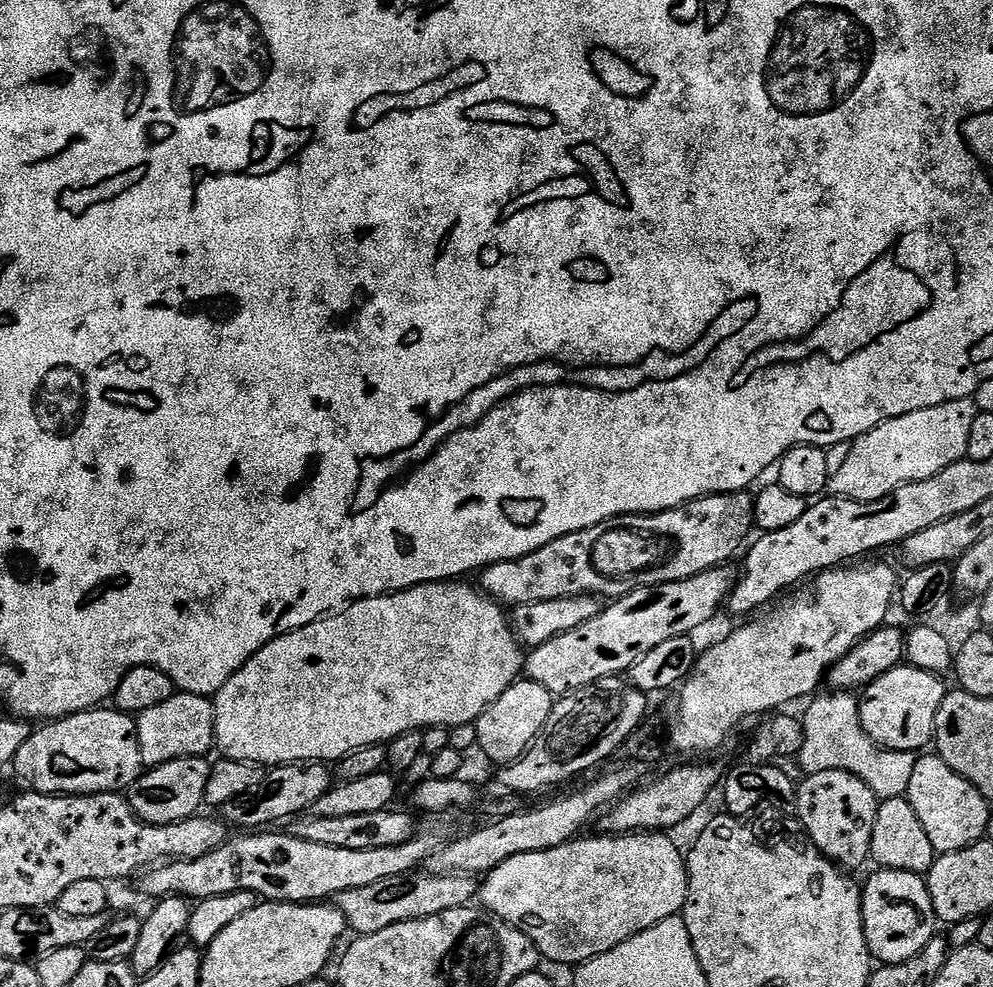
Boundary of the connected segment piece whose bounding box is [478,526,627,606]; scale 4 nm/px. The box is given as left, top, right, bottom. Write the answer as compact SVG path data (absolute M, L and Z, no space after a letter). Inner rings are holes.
M590 526L581 532L571 532L554 538L554 542L546 542L546 546L522 558L490 564L479 573L479 587L484 595L492 597L504 606L515 606L526 602L546 602L554 598L572 598L585 594L604 598L625 596L626 584L604 582L596 574L588 574L588 544L592 544L598 532L600 532L598 526Z

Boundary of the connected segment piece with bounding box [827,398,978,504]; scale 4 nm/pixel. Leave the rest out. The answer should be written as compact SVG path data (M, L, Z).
M975 399L951 400L882 422L874 430L851 441L844 461L837 468L835 465L831 473L827 491L842 500L857 500L865 504L881 500L899 484L925 480L945 471L951 464L965 459L970 425L977 411Z

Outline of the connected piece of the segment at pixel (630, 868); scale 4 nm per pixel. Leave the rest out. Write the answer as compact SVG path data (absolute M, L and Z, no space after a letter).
M639 831L630 832L627 835L597 835L585 835L583 838L569 840L568 843L562 846L554 846L545 852L514 854L514 858L506 858L506 862L502 862L493 872L487 873L479 885L478 900L484 911L492 913L502 922L506 922L510 926L514 926L522 934L526 934L526 938L530 938L534 942L534 946L545 961L553 960L556 964L579 966L598 954L606 954L606 950L614 950L614 946L626 942L631 936L636 935L637 932L646 930L666 918L683 913L684 903L688 897L688 865L685 853L674 846L668 834L665 834L663 831Z

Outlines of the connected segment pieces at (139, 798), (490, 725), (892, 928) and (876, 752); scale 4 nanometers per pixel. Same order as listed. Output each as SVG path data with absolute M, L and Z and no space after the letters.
M187 756L149 767L127 789L127 802L146 824L177 824L179 820L191 820L205 807L209 767L209 761L203 756Z
M521 678L511 684L493 704L476 719L477 745L479 751L484 751L494 763L507 766L513 760L524 755L530 745L536 741L536 736L544 729L552 713L554 697L546 686L538 686L538 682Z
M886 868L863 881L864 933L873 961L901 964L923 950L937 935L938 921L923 875Z
M836 692L831 695L817 695L811 701L813 704L802 712L804 741L798 757L801 773L846 770L862 778L862 782L866 782L866 786L874 790L879 801L907 797L917 753L895 752L893 748L882 748L875 744L866 734L866 730L862 730L859 699L852 692Z

